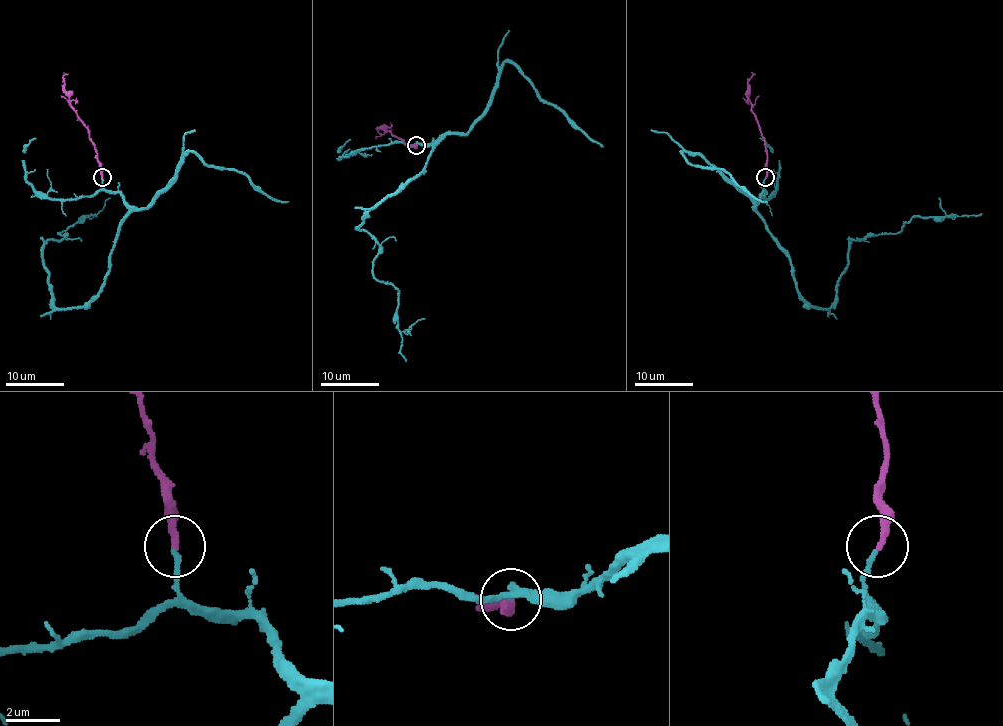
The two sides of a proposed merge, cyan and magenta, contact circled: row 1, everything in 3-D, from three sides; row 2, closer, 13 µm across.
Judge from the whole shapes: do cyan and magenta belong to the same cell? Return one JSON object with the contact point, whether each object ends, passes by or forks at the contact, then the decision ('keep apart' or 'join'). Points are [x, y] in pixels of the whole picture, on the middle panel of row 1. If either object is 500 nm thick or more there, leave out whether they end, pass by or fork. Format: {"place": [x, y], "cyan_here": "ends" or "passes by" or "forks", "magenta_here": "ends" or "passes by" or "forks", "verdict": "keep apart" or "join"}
{"place": [416, 145], "cyan_here": "ends", "magenta_here": "ends", "verdict": "join"}

